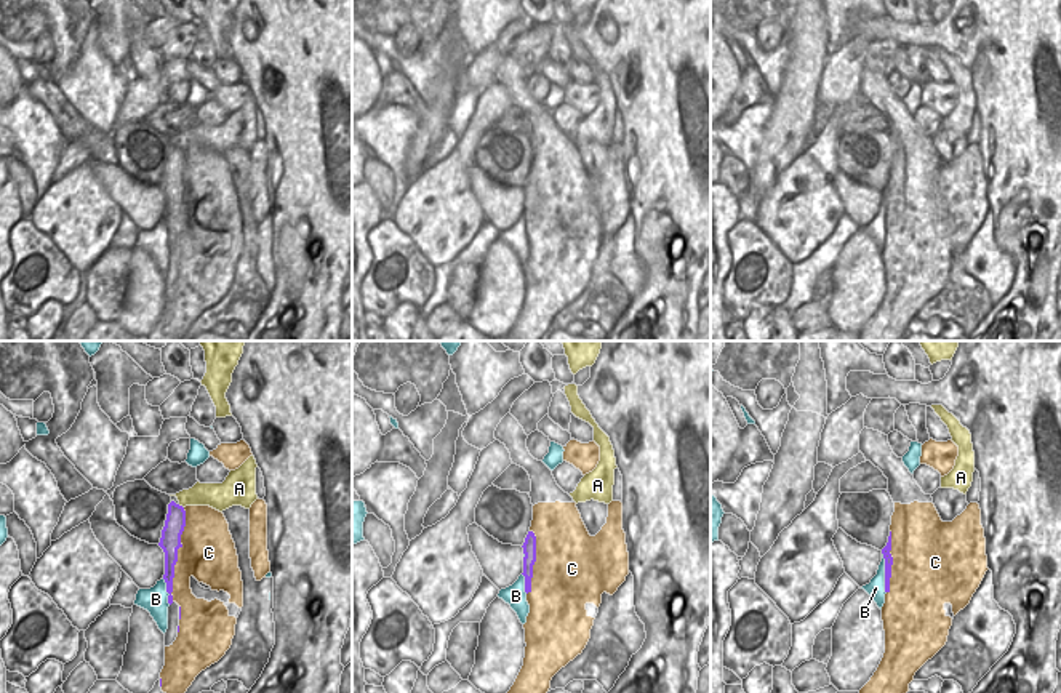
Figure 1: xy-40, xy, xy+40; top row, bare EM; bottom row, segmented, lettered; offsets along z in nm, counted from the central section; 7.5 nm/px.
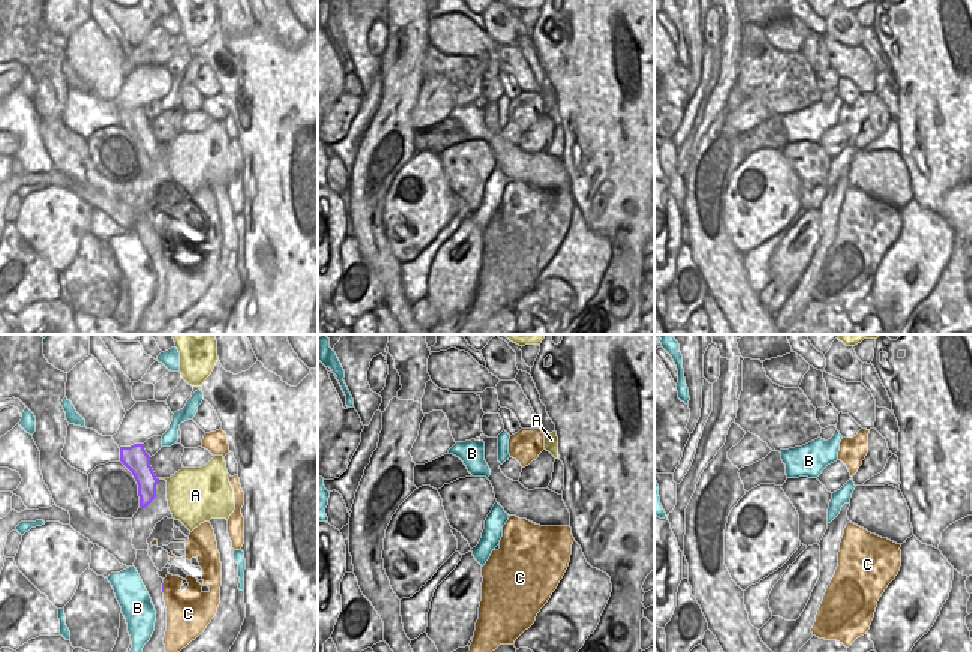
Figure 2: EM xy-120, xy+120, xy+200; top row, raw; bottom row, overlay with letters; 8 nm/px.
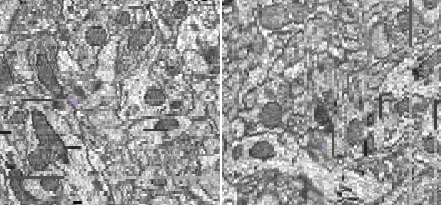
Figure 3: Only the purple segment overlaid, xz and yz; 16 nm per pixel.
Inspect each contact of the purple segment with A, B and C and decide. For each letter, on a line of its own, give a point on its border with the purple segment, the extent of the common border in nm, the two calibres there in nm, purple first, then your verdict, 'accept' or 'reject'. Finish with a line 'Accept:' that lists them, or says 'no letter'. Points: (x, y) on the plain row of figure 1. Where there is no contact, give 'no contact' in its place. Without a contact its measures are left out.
A: contact xy-40 (181, 148); length 60 nm; calibres 150 and 170 nm; reject
B: contact xy+40 (885, 215); length 320 nm; calibres 70 and 140 nm; reject
C: contact xy-40 (176, 196); length 700 nm; calibres 160 and 420 nm; reject
Accept: no letter

